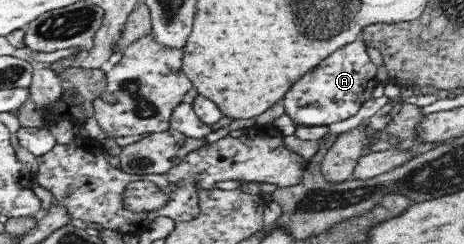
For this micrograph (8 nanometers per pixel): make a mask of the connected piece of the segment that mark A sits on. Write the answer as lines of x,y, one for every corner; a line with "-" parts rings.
356,40
336,49
290,87
280,103
296,126
328,126
330,123
344,121
356,115
358,109
362,109
364,103
372,99
372,89
379,83
376,78
378,65
372,62
366,47
363,41

